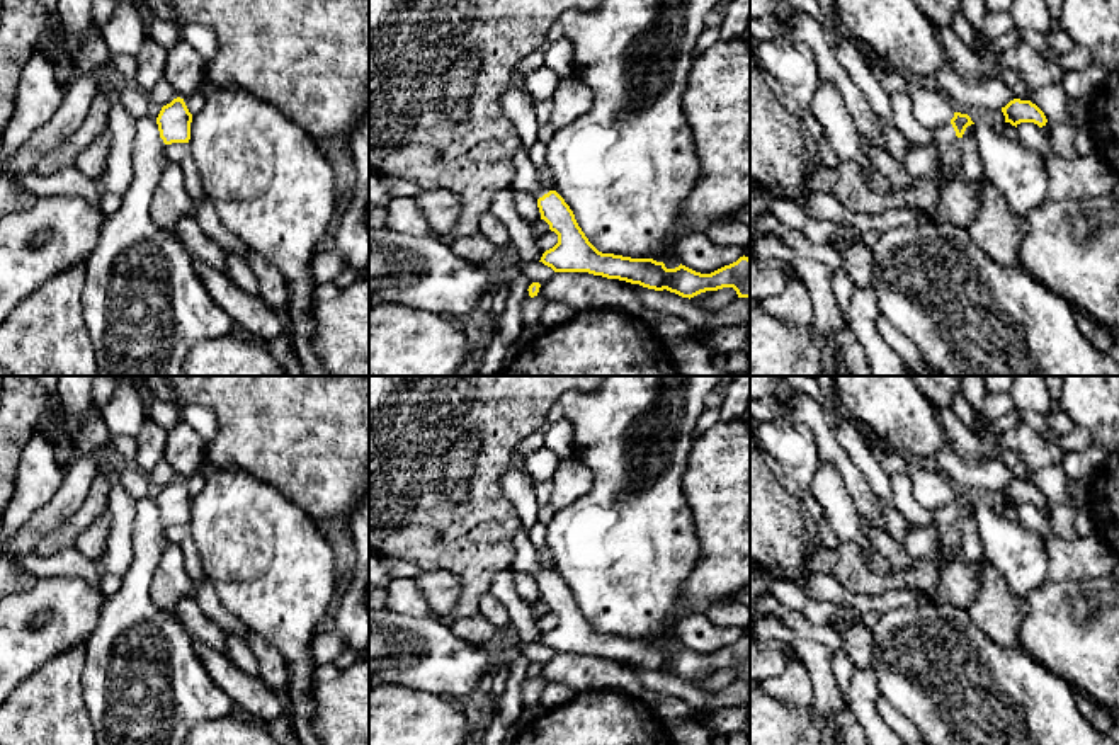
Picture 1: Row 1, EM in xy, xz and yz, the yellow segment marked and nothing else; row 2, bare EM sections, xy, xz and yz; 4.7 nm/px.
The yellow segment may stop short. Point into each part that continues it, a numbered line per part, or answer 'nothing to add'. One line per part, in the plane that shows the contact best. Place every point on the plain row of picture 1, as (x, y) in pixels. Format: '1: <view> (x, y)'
1: yz (948, 526)

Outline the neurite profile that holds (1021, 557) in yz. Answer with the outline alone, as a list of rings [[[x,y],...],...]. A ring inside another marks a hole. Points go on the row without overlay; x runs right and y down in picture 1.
[[[974,505],[974,522],[983,561],[1002,573],[1017,600],[1048,580],[1046,536],[1003,519],[990,505]]]

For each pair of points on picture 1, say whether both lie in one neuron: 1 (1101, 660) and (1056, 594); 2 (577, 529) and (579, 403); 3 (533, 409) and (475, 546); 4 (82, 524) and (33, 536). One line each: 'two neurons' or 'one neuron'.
1: one neuron
2: one neuron
3: one neuron
4: two neurons

